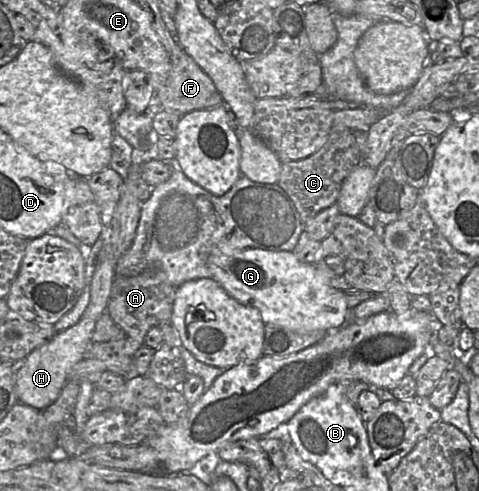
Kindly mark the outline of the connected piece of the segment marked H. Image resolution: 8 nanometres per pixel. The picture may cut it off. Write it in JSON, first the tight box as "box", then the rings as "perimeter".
{"box":[16,225,116,411],"perimeter":[[[110,225],[102,230],[103,246],[97,258],[95,273],[91,283],[90,301],[80,321],[58,332],[47,344],[33,350],[16,367],[16,395],[18,402],[43,411],[59,397],[63,386],[68,381],[72,368],[83,360],[93,344],[92,335],[98,319],[107,312],[111,289],[116,277],[115,255],[111,248]]]}

